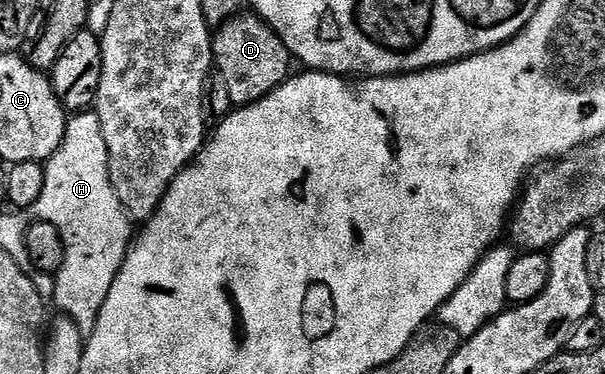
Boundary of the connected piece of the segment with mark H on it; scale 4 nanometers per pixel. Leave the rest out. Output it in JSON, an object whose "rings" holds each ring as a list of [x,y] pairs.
{"rings":[[[95,110],[75,113],[69,119],[64,131],[64,141],[44,164],[44,173],[46,186],[42,186],[42,194],[30,212],[35,219],[50,222],[50,226],[54,226],[58,234],[62,234],[62,242],[66,246],[66,258],[62,262],[60,271],[54,276],[56,304],[64,311],[61,313],[72,320],[74,326],[78,326],[81,334],[88,337],[98,322],[98,314],[102,314],[106,294],[110,294],[110,286],[114,286],[114,278],[118,278],[118,270],[122,270],[122,262],[134,239],[133,221],[122,206],[122,202],[118,202],[118,194],[114,194],[114,186],[110,182],[106,138],[102,138],[102,122],[98,122]]]}

